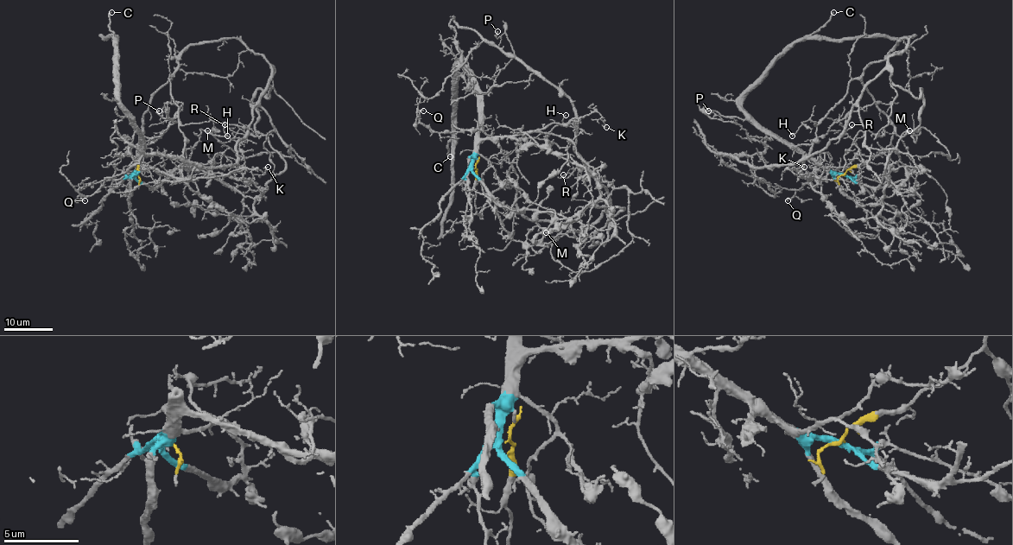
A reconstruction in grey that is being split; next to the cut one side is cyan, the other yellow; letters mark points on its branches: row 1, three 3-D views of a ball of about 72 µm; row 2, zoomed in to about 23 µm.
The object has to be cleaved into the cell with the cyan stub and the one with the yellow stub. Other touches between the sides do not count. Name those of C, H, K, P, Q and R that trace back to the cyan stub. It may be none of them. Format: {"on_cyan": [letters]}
{"on_cyan": ["C", "K", "P", "Q"]}

